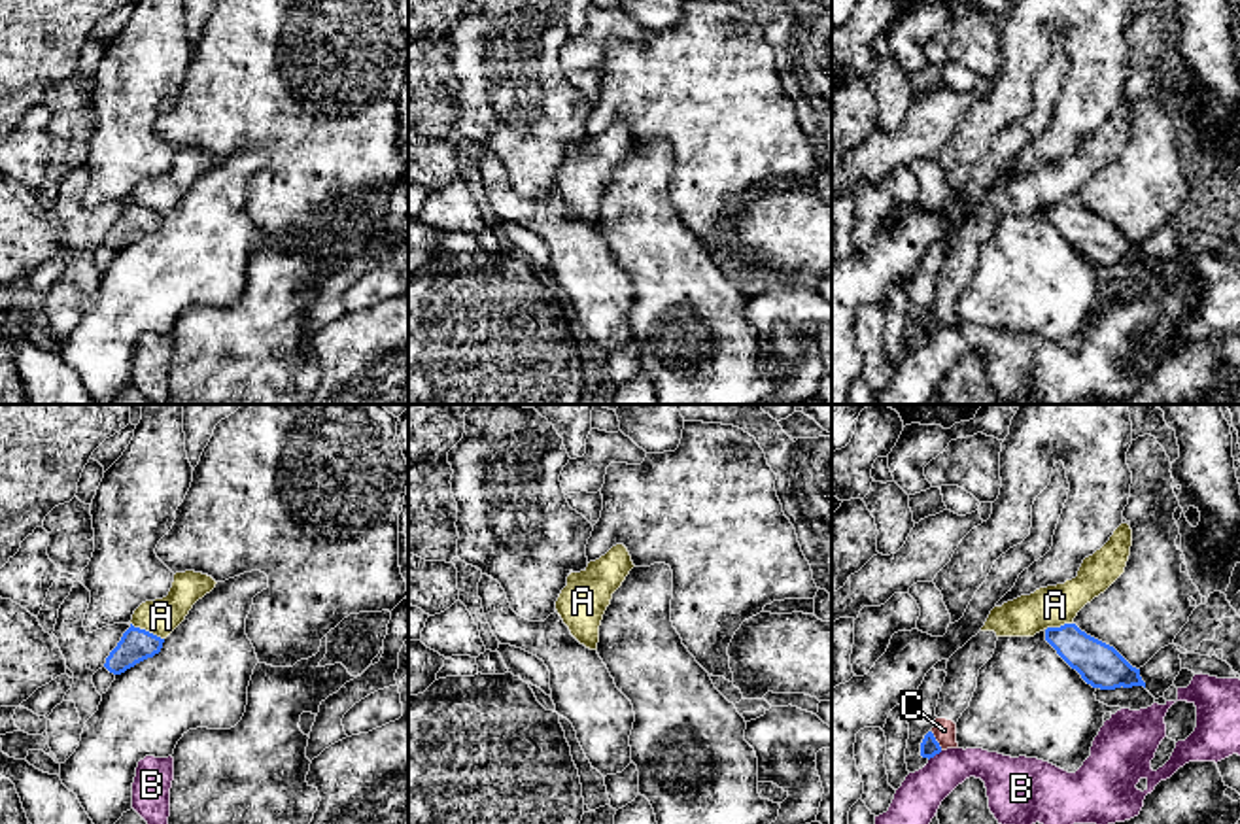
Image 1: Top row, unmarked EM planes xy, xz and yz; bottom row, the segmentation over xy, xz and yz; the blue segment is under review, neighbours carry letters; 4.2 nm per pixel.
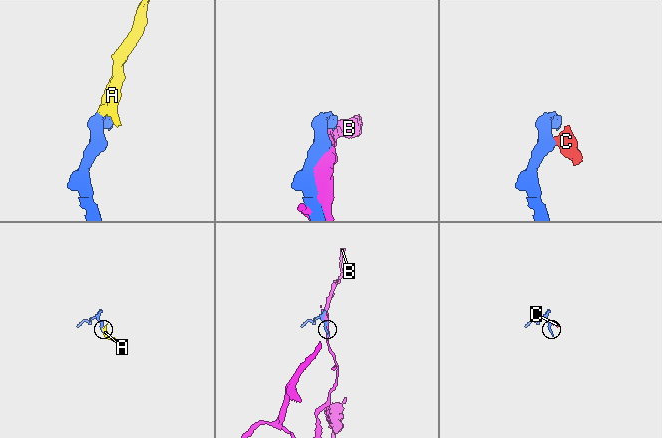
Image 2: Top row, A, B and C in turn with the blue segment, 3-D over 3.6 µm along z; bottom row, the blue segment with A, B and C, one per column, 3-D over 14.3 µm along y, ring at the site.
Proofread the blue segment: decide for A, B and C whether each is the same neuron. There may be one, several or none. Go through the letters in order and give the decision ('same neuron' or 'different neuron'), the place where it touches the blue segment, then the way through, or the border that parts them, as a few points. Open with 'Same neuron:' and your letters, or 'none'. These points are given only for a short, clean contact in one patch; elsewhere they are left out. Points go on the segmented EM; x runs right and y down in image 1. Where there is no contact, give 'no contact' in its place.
Same neuron: none
A: different neuron | xy (148, 632) | along xy (131, 622), (163, 639)
B: different neuron | yz (934, 755)
C: different neuron | yz (936, 741) | along yz (930, 732), (942, 749)

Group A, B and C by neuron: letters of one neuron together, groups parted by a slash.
A C / B

